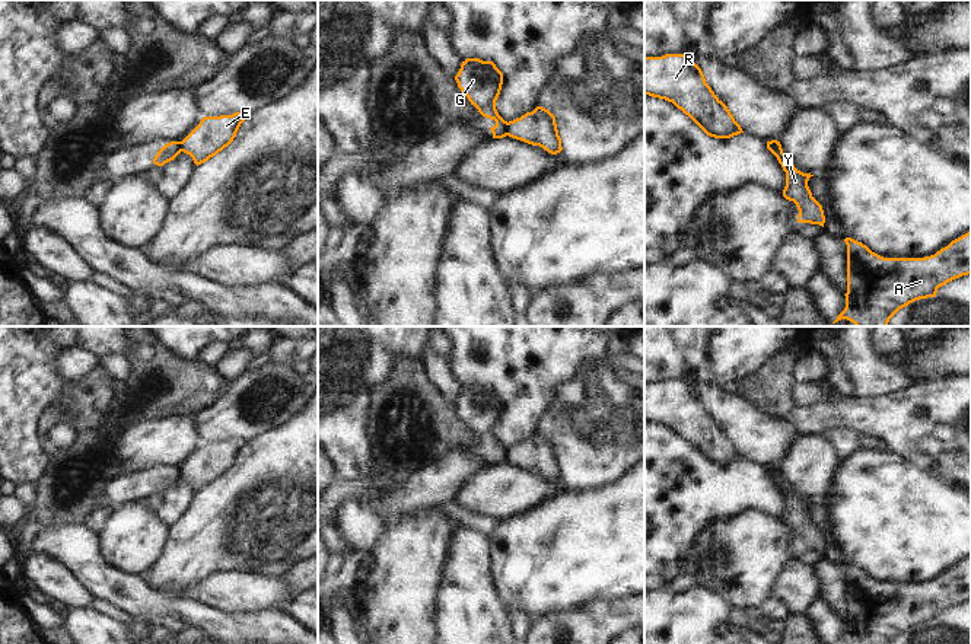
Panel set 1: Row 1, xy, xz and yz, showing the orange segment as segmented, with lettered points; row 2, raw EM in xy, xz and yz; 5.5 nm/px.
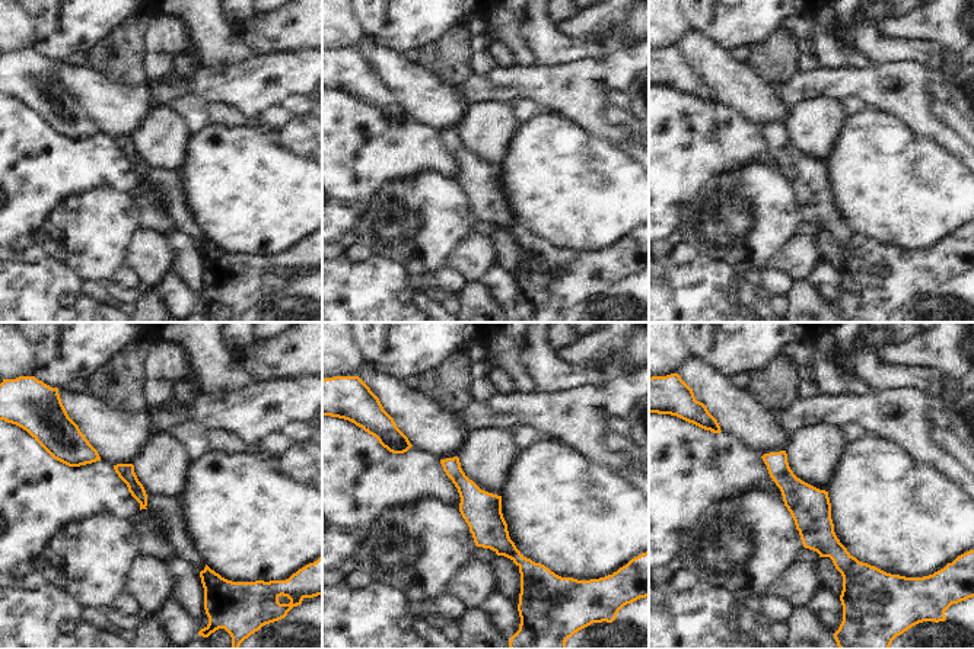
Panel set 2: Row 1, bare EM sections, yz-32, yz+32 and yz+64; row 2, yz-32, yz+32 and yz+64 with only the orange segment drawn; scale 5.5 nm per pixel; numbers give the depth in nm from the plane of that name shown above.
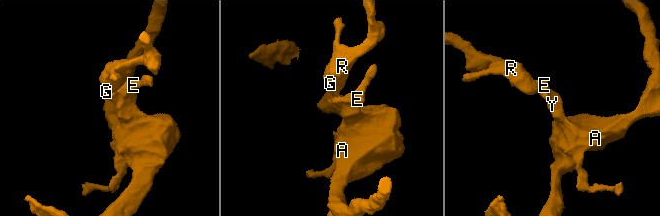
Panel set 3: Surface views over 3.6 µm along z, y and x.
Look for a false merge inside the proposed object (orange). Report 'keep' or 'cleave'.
cleave

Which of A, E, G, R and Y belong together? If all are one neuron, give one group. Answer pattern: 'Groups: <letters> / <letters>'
Groups: A E Y / G R

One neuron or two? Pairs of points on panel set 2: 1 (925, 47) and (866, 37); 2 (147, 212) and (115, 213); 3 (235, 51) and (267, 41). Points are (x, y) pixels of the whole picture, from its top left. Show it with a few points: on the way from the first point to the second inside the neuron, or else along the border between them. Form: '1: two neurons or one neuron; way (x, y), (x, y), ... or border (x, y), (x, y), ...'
1: one neuron; way (910, 48), (881, 48)
2: two neurons; border (127, 194), (142, 222)
3: two neurons; border (234, 26), (242, 37), (250, 57)

